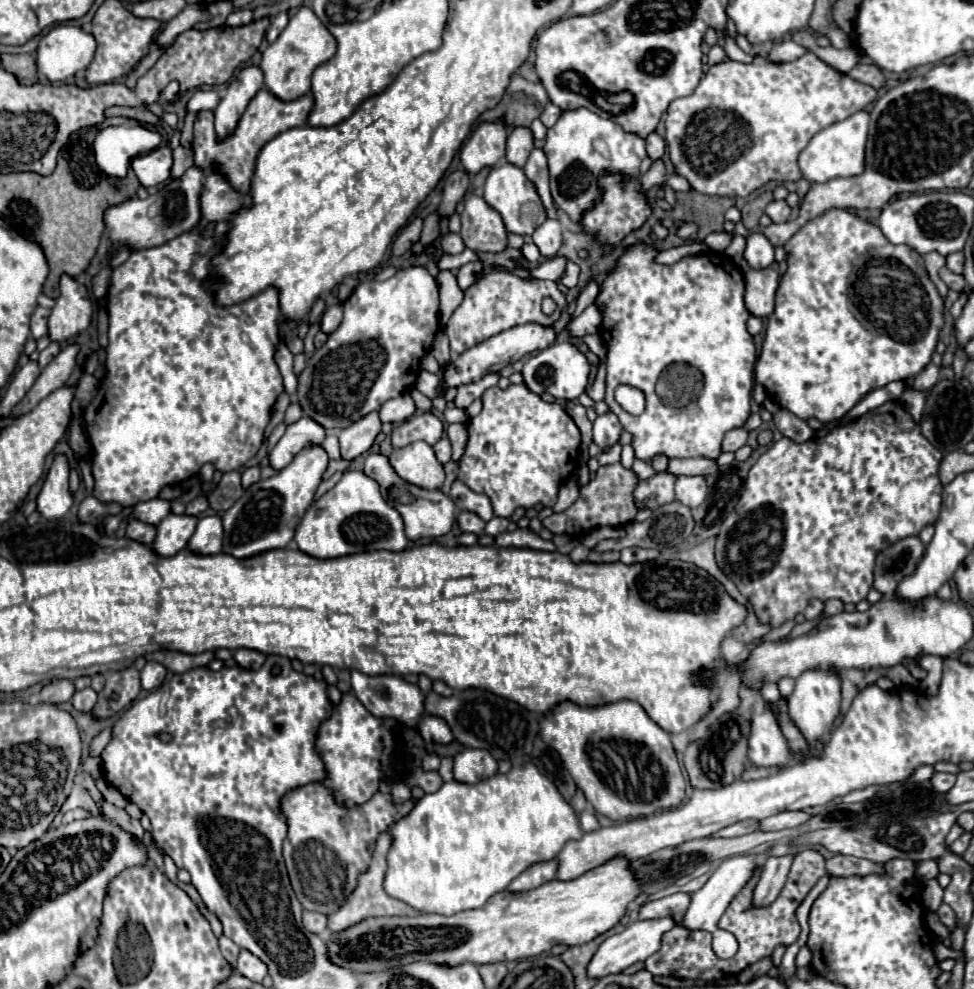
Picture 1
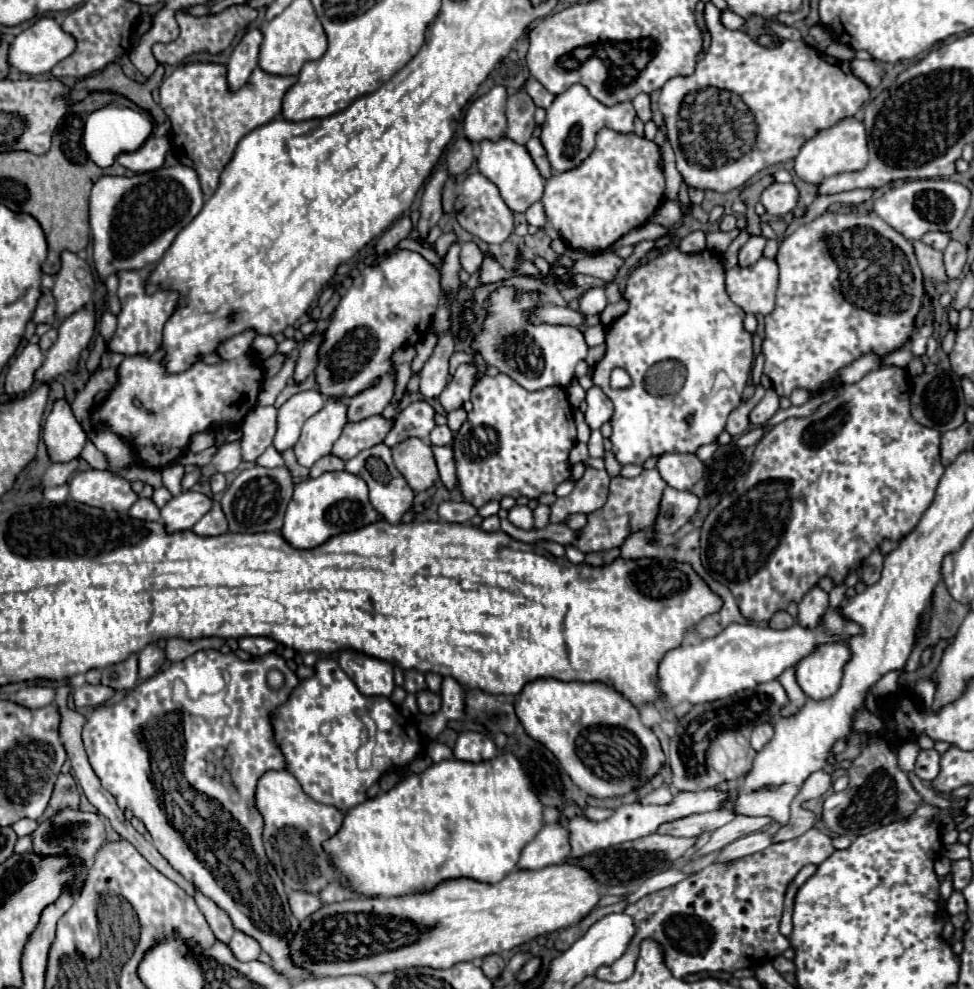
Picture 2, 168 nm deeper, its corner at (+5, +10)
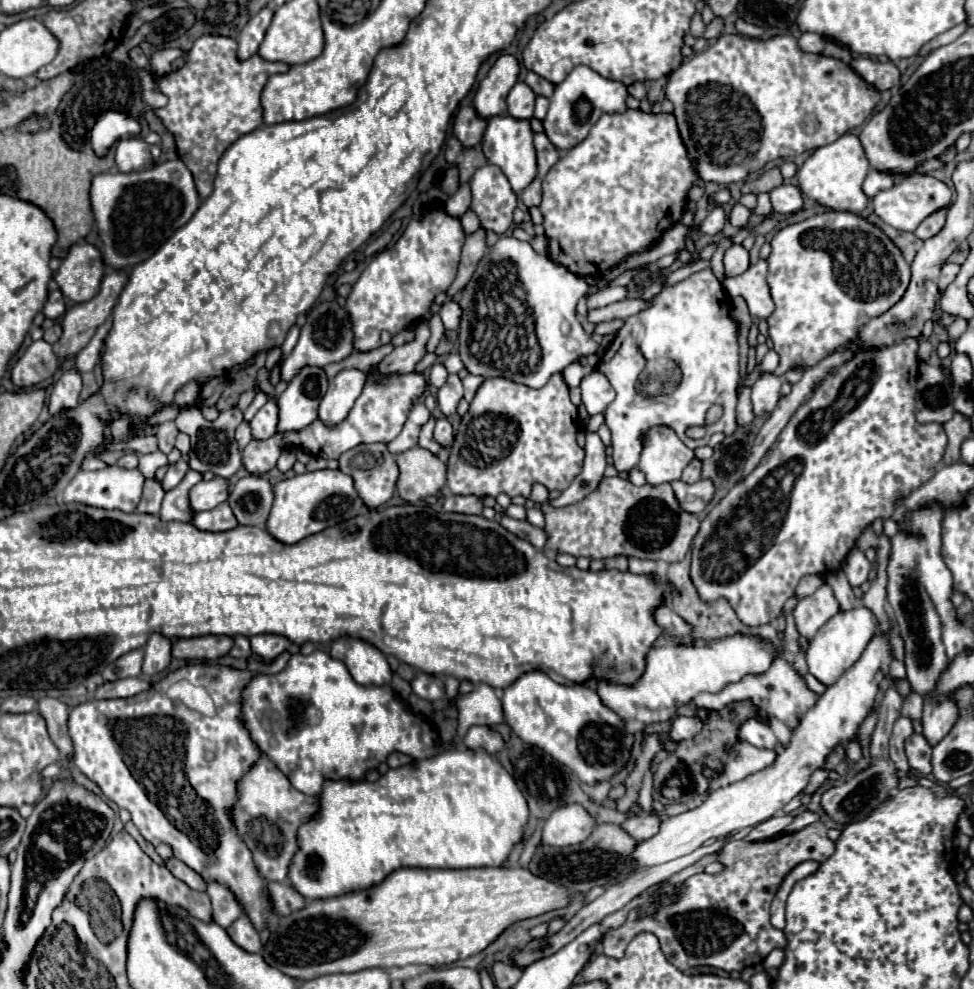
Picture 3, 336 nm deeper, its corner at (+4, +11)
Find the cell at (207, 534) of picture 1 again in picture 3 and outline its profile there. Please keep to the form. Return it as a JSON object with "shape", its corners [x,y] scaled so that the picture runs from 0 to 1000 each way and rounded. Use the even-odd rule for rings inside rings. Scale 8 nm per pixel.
{"shape":[[[228,508],[220,516],[203,518],[203,522],[199,522],[199,532],[203,536],[214,536],[214,538],[232,538],[232,536],[242,534],[244,528],[240,526],[240,520],[234,508]]]}

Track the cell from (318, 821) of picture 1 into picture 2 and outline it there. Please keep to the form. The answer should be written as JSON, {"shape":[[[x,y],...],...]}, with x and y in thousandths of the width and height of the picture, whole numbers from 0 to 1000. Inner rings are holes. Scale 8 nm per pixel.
{"shape":[[[293,778],[270,782],[262,798],[262,814],[270,826],[270,854],[276,871],[284,879],[295,899],[325,903],[336,897],[344,881],[330,852],[350,838],[352,820],[321,810],[311,802],[307,790]]]}

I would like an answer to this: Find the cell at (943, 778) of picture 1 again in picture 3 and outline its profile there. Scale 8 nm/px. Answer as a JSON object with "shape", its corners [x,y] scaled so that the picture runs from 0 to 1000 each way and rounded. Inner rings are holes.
{"shape":[[[936,742],[936,746],[930,748],[930,764],[943,785],[957,783],[957,754],[947,742]]]}

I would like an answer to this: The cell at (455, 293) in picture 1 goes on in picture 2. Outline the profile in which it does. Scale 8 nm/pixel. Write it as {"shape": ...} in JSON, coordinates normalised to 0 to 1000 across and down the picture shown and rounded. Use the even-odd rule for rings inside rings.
{"shape":[[[461,234],[461,236],[453,236],[453,240],[451,240],[451,242],[449,242],[449,246],[447,246],[449,256],[451,256],[453,260],[457,260],[457,256],[459,256],[459,252],[461,252],[461,248],[463,248],[467,242],[469,242],[469,238],[467,238],[465,234]]]}

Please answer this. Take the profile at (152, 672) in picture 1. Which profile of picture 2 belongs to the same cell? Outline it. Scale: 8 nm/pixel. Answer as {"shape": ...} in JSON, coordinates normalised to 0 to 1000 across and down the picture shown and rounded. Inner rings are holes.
{"shape":[[[151,652],[143,660],[143,685],[153,687],[157,685],[169,670],[169,660],[161,652]]]}

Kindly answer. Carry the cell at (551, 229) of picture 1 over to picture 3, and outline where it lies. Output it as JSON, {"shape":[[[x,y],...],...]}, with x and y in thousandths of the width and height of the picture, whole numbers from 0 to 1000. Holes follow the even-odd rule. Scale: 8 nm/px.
{"shape":[[[550,180],[544,190],[540,190],[540,194],[536,194],[534,202],[540,206],[540,210],[546,210],[546,208],[554,208],[554,202],[556,202],[556,192],[554,192],[554,182]]]}

